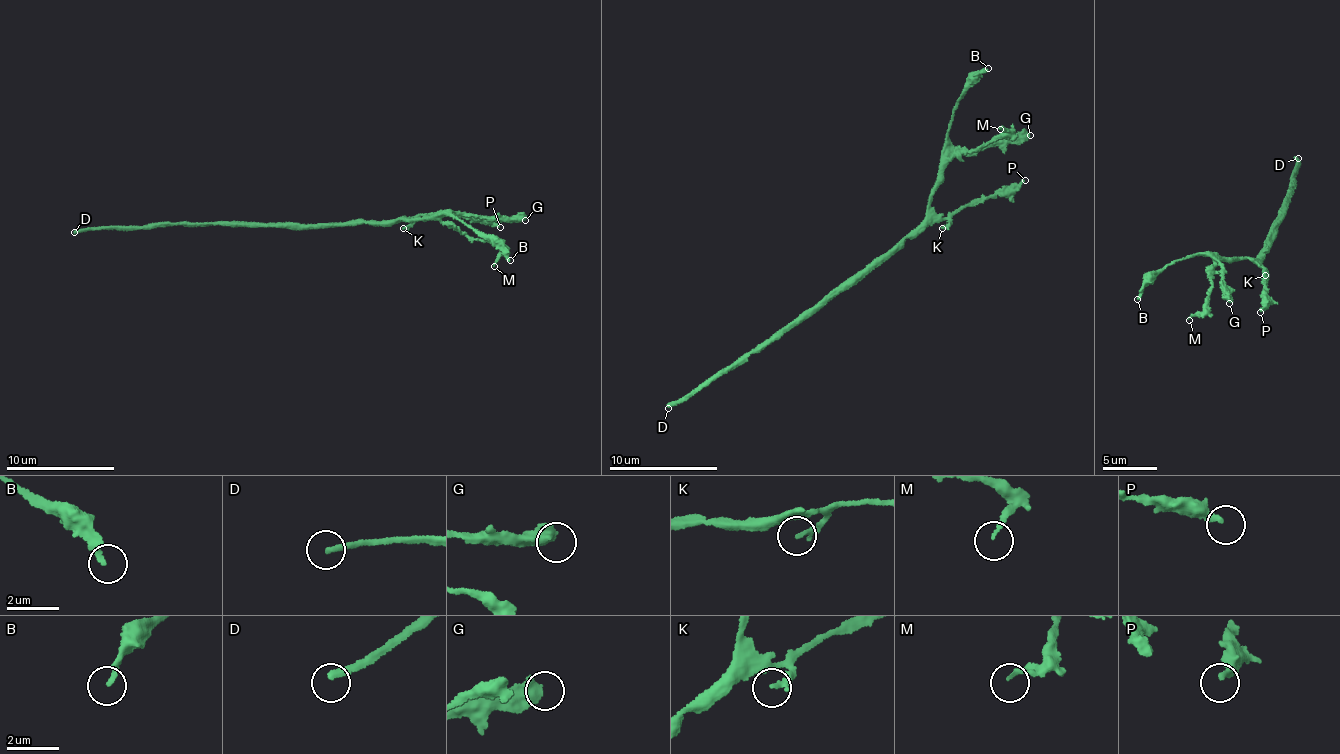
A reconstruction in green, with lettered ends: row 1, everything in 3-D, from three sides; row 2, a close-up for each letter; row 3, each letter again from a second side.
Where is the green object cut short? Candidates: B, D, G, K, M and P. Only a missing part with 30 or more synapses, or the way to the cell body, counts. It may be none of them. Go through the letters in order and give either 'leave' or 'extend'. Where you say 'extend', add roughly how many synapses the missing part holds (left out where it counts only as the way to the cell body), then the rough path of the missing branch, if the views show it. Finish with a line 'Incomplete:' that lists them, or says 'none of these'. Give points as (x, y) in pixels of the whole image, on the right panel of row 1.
B: leave
D: extend; 100 synapses
G: leave
K: leave
M: leave
P: leave
Incomplete: D

